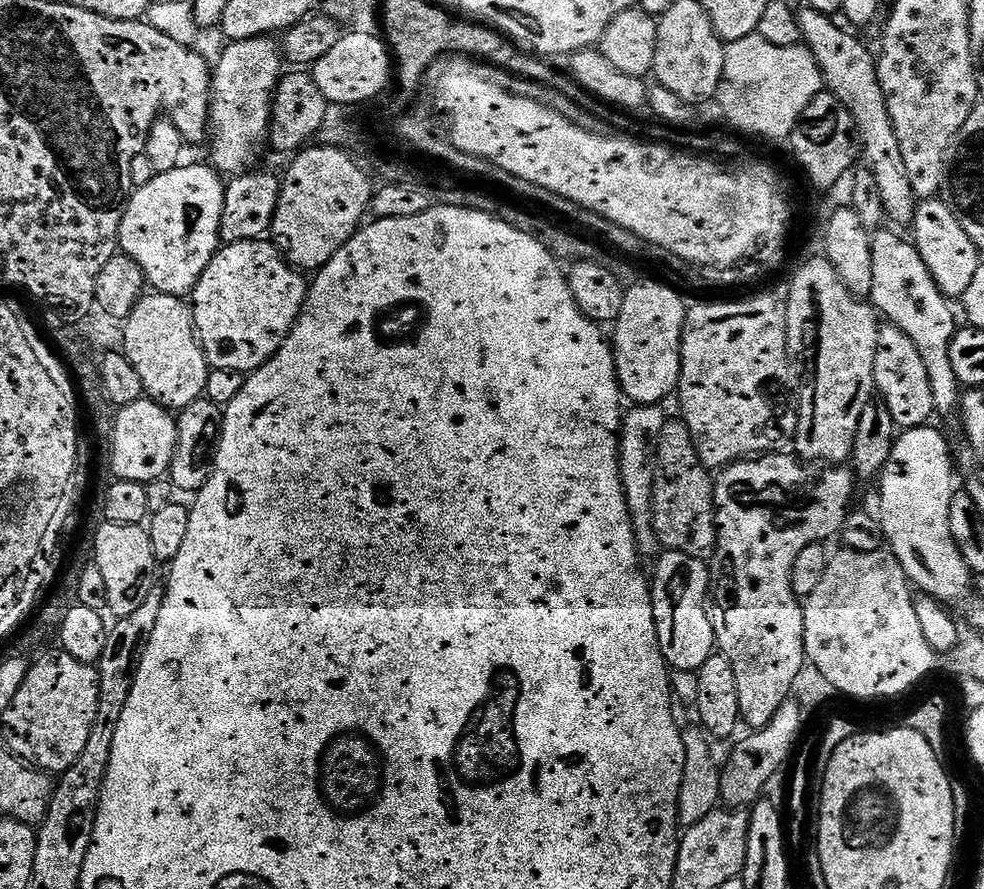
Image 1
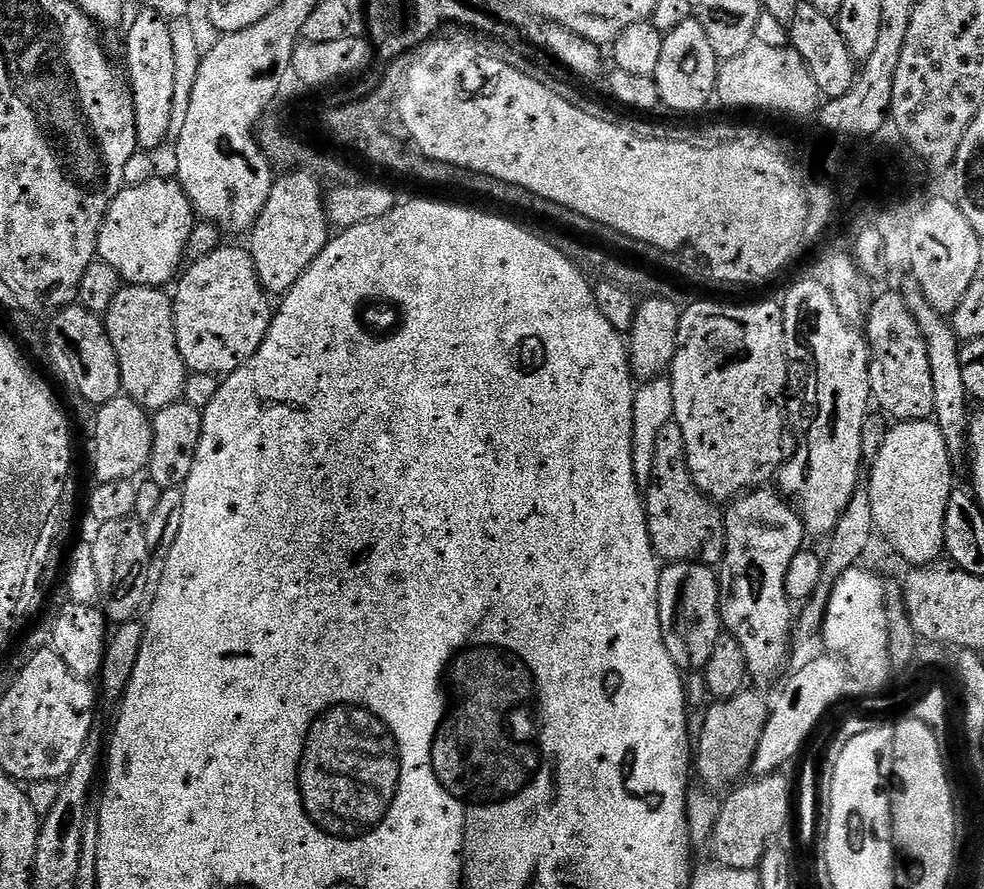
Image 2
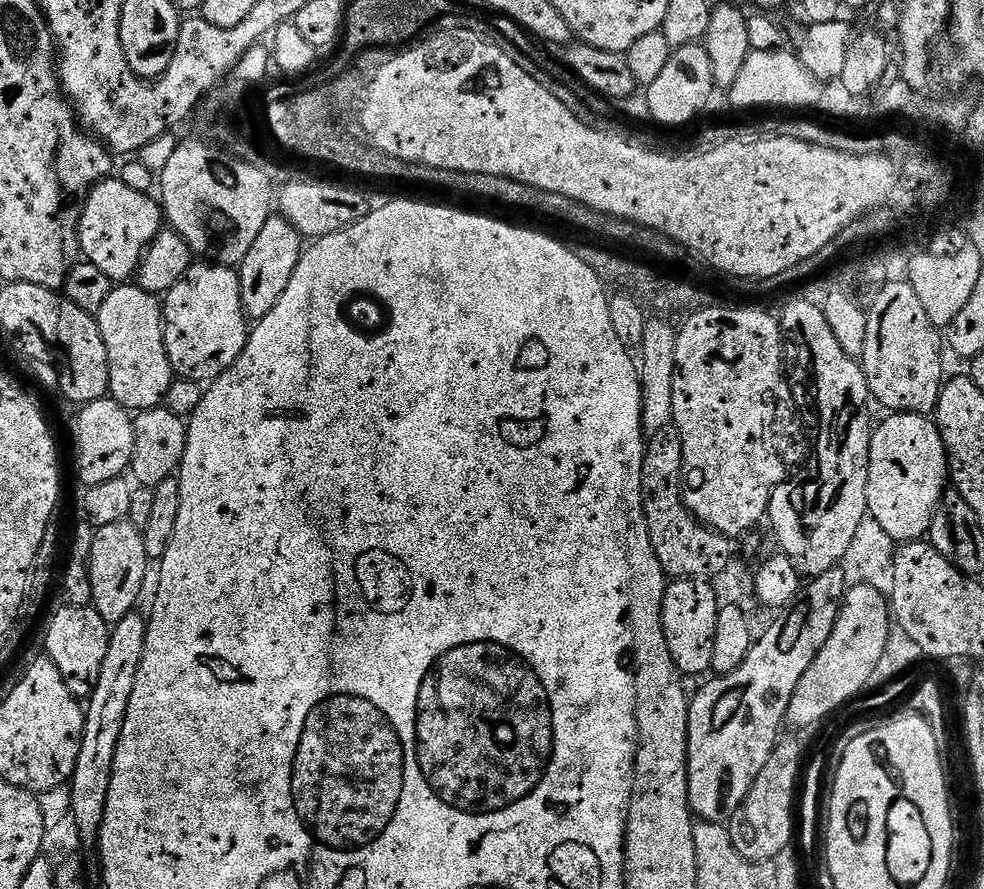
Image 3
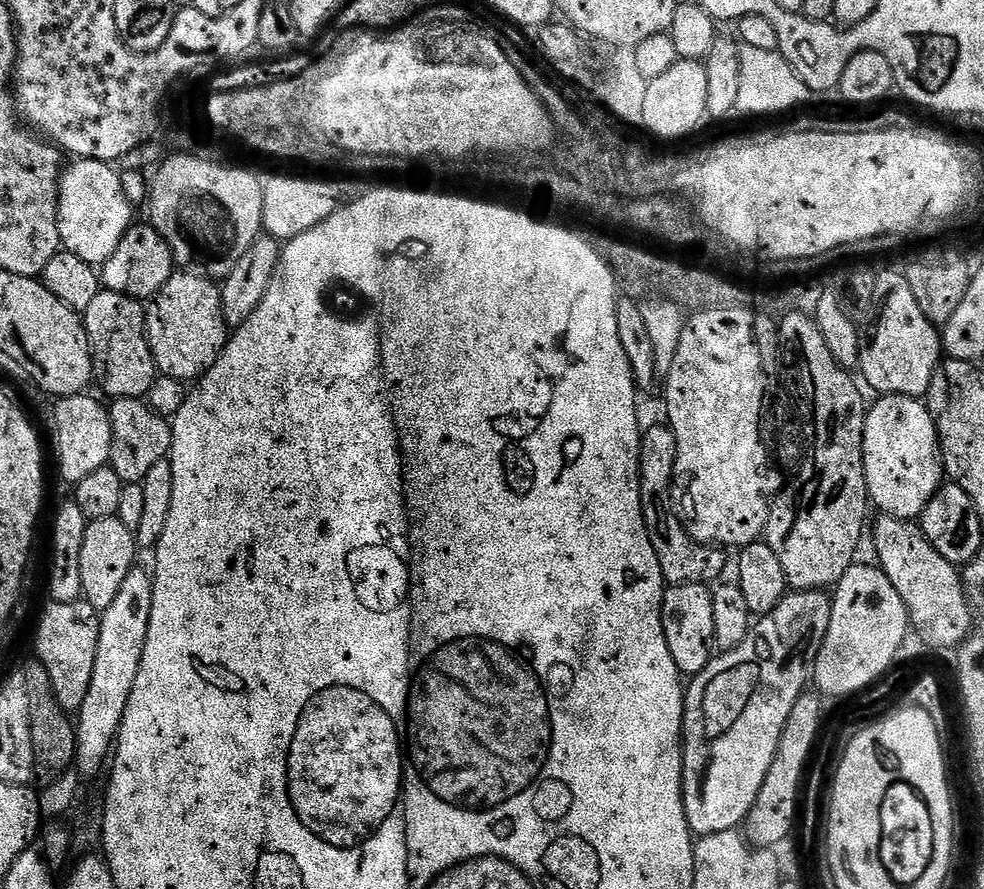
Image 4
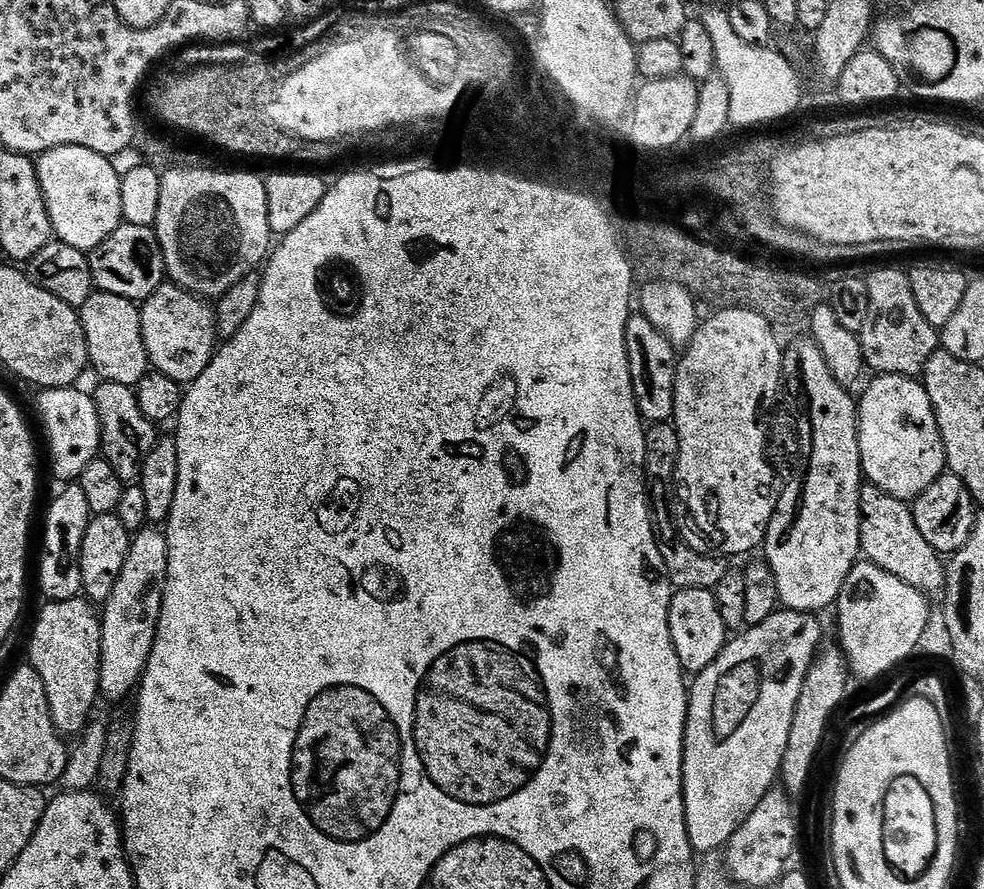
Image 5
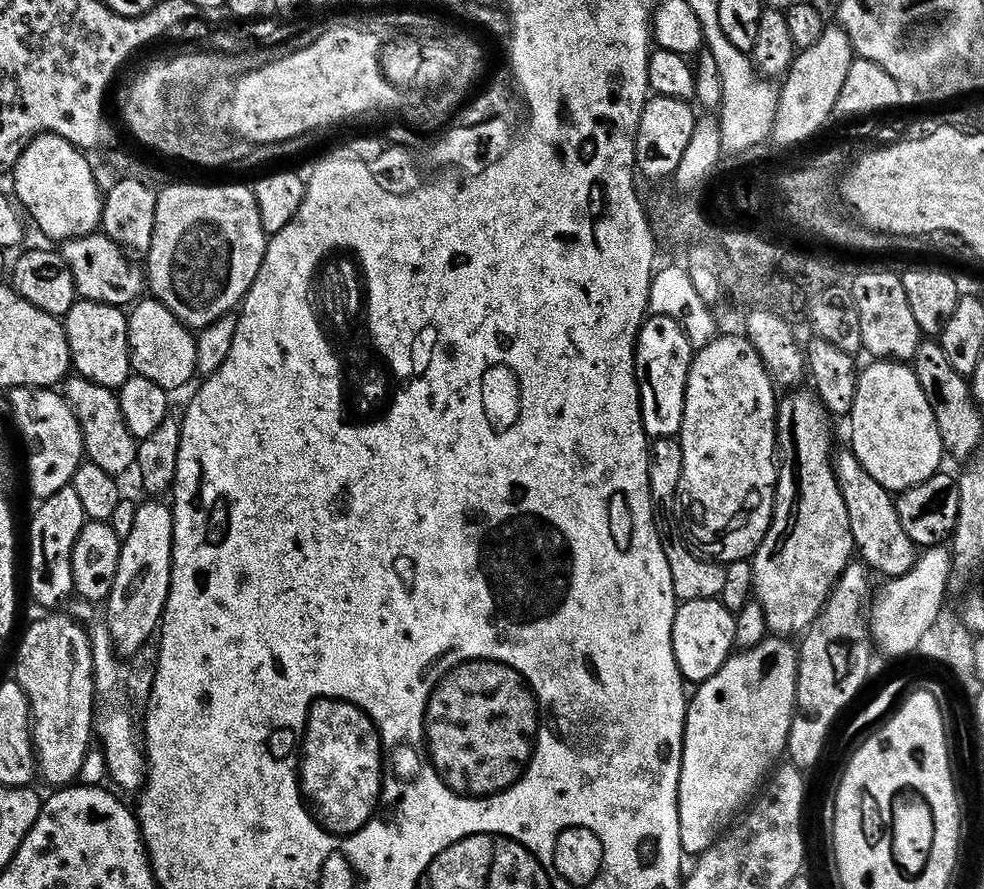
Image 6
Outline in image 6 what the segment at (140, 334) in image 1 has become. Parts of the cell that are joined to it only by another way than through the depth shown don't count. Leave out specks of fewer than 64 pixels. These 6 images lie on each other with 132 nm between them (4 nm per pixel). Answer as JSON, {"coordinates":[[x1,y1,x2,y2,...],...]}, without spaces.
{"coordinates":[[80,300,69,310,66,327,72,366,84,379,103,388,119,390,133,376,128,318,129,313,123,307,99,304,93,300]]}

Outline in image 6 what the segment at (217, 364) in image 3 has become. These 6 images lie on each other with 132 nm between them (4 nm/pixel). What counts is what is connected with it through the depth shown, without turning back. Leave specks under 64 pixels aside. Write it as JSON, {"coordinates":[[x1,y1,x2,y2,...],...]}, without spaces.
{"coordinates":[[144,298,131,309,128,337,132,351,132,371,135,375,158,382,169,394,176,394,198,376,198,346,193,329,181,322,165,304,155,298]]}

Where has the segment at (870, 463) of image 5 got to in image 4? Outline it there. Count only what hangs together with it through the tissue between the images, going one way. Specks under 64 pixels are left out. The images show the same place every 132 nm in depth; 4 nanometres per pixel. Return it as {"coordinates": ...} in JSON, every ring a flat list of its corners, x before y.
{"coordinates":[[881,395,876,405,867,409,864,417,864,473,868,499,886,516,915,521,945,483,946,473,940,454,940,435,936,433,936,420,928,412,927,403,915,396]]}

